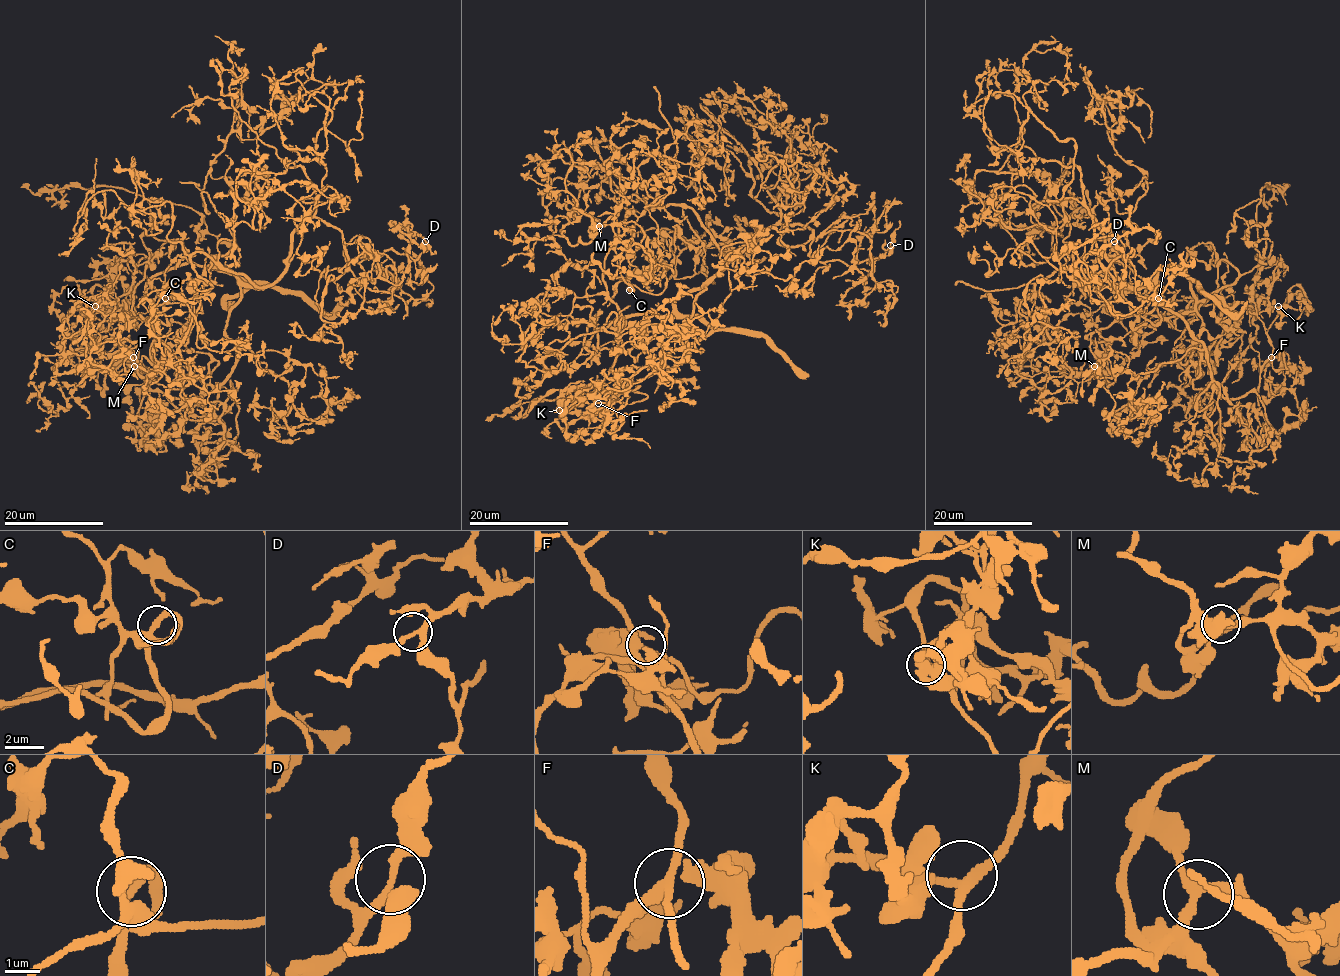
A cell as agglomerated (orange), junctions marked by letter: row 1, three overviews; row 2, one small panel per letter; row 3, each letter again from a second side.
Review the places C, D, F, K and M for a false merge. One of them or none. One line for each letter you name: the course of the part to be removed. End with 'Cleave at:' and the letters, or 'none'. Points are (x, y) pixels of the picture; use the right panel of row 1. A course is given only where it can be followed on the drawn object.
Cleave at: none

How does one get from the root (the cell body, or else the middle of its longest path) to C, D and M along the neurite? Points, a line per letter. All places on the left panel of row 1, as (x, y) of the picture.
C: (241, 280), (180, 263), (147, 284), (158, 311), (138, 314), (157, 317), (150, 311), (165, 298)
D: (241, 280), (269, 286), (314, 217), (341, 232), (347, 267), (389, 249), (415, 259), (425, 241)
M: (241, 280), (192, 263), (157, 273), (145, 296), (158, 311), (138, 314), (153, 331), (129, 351), (134, 366)

